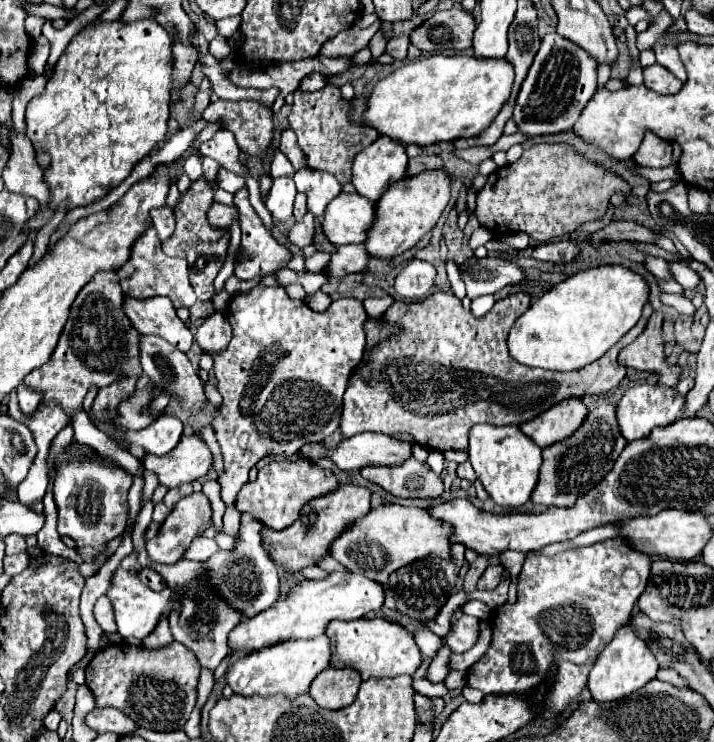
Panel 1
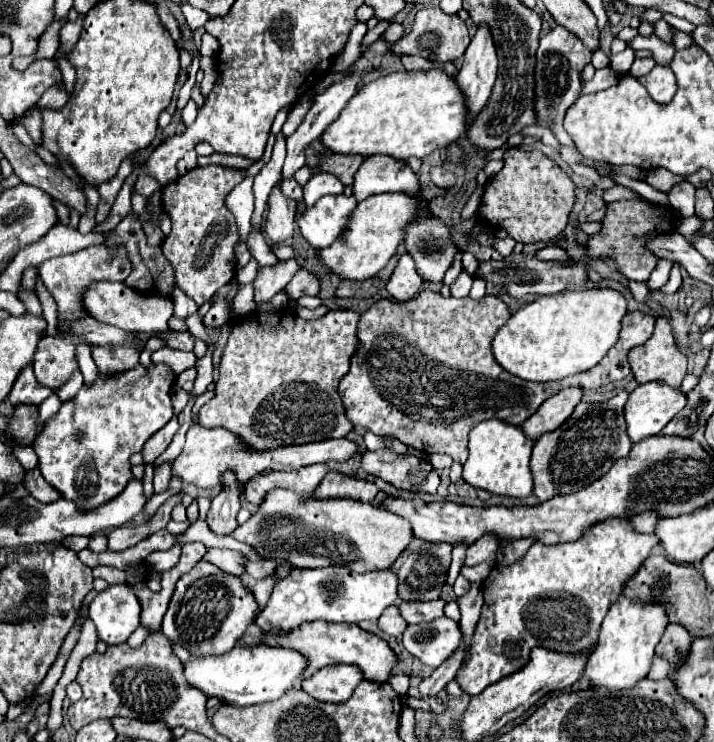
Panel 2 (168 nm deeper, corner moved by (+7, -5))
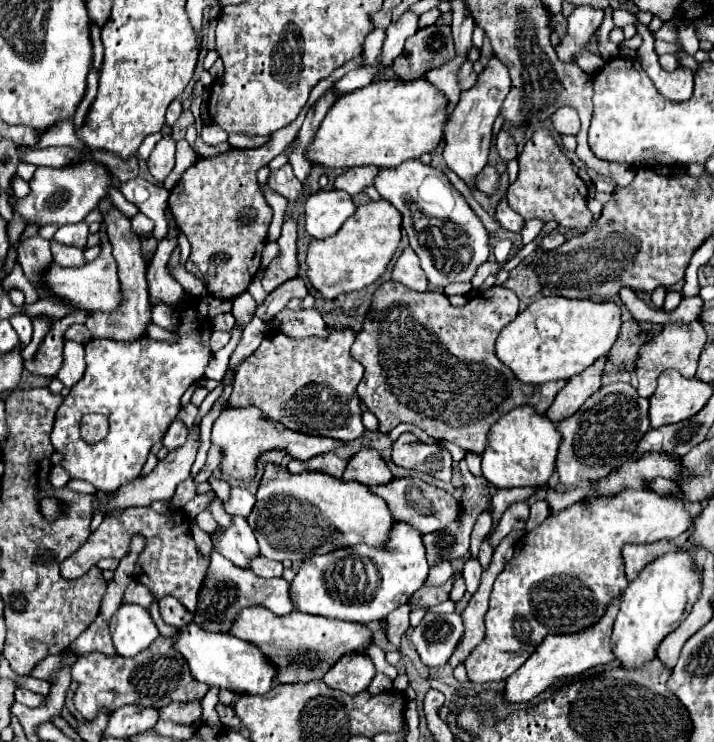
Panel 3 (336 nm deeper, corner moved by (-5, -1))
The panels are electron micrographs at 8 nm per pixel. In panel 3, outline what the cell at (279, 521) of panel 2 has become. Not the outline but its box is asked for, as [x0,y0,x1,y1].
[246,463,394,561]

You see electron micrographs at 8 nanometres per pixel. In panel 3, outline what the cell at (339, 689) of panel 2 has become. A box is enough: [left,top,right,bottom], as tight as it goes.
[324,653,376,695]

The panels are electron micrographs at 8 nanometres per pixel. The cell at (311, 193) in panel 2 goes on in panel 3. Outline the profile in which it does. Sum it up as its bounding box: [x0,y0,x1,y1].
[336,167,380,195]

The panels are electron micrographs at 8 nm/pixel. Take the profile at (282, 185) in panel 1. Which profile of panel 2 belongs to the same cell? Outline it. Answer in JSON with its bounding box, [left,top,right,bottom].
[282,79,358,179]

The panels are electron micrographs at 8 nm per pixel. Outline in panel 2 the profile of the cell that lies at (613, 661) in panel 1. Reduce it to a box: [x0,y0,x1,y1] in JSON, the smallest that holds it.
[584,597,668,691]

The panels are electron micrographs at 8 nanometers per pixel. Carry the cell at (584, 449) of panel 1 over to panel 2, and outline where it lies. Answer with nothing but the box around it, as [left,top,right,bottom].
[532,391,632,503]

